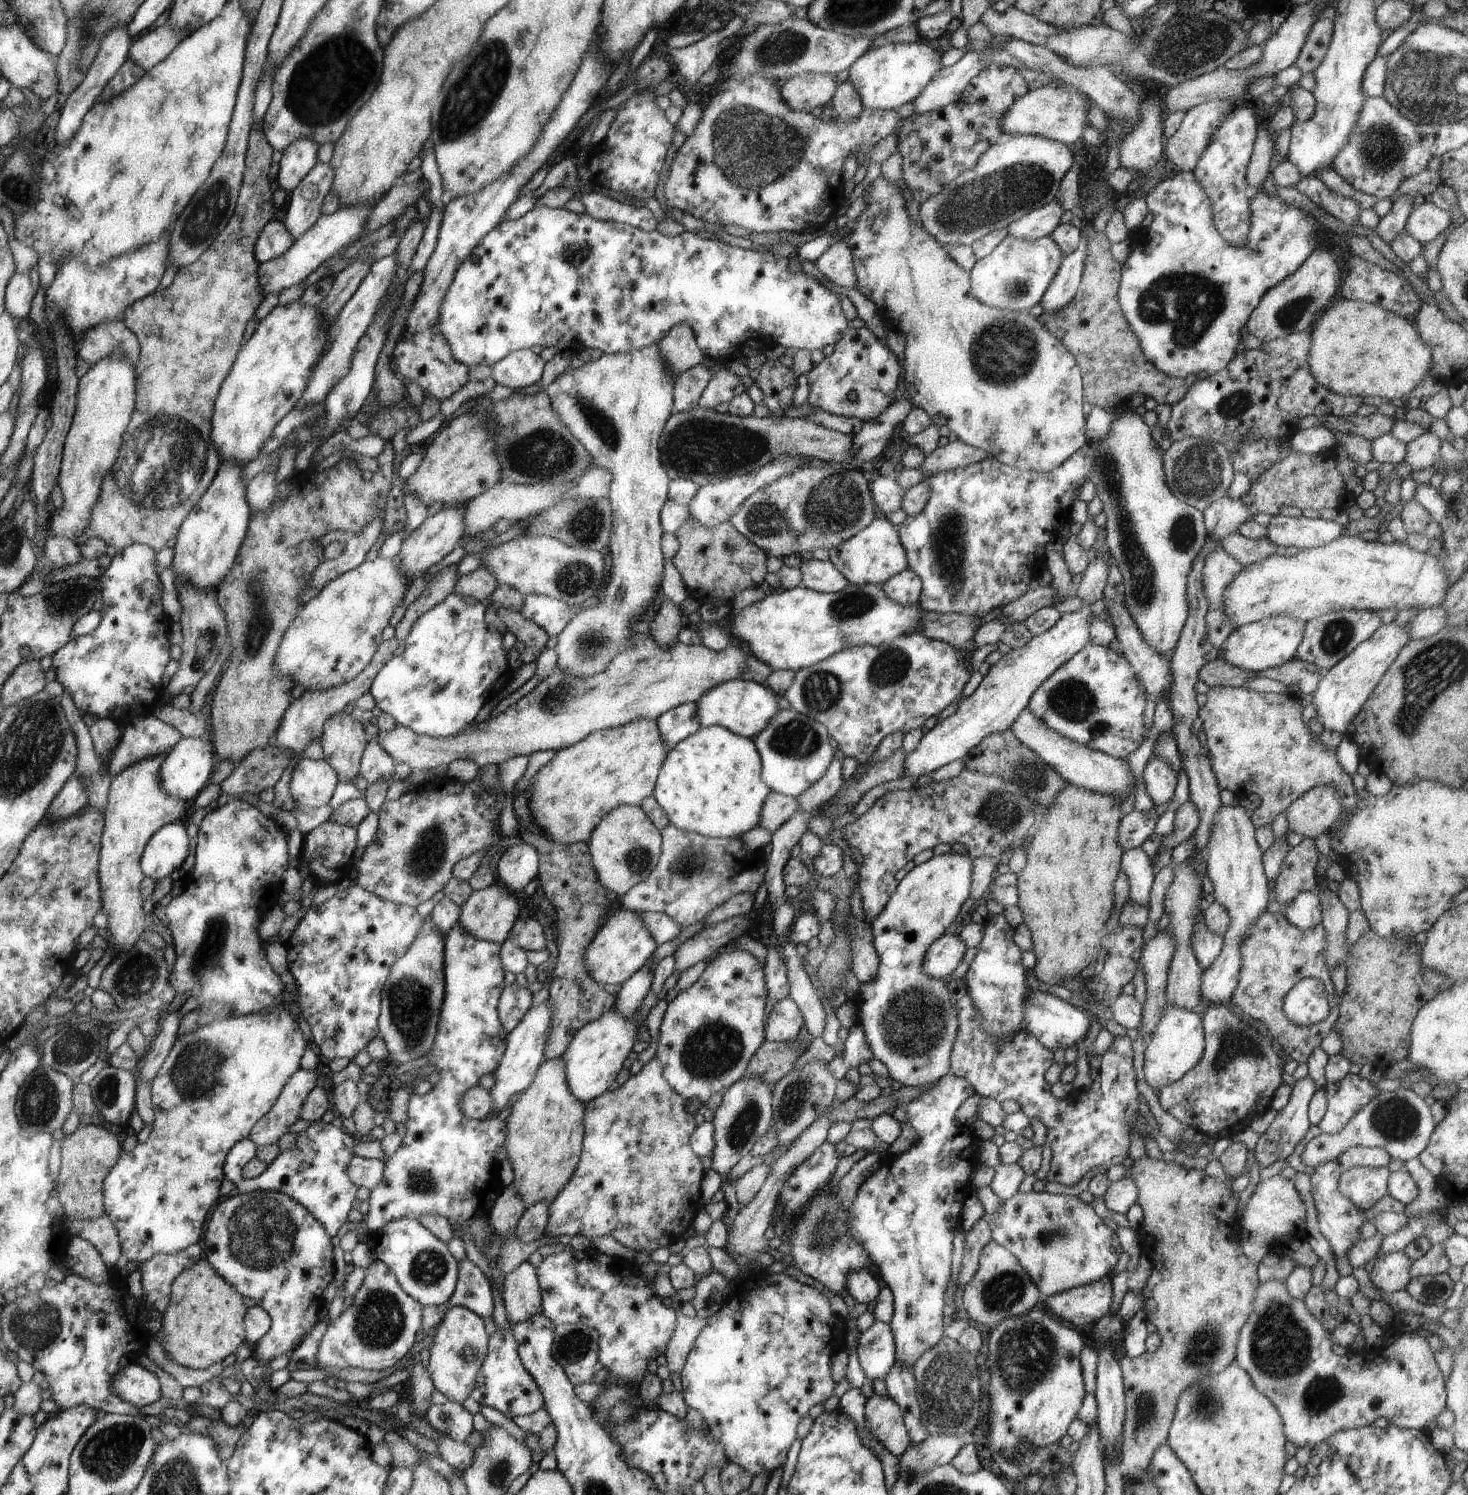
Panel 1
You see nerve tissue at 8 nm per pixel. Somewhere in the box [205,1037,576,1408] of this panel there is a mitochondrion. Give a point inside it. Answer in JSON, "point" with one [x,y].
{"point":[262,1229]}

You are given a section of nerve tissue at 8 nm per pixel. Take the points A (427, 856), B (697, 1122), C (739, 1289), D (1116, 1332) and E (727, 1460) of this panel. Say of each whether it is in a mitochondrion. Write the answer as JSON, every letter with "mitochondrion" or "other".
{"A":"mitochondrion","B":"other","C":"other","D":"other","E":"other"}

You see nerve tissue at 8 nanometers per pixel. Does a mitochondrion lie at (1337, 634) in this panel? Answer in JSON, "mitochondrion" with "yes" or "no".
{"mitochondrion":"yes"}

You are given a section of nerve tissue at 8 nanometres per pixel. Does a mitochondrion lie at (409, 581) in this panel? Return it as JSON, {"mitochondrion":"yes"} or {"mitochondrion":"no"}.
{"mitochondrion":"no"}

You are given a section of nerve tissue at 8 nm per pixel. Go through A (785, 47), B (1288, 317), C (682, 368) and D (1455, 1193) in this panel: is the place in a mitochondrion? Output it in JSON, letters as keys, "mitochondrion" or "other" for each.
{"A":"mitochondrion","B":"mitochondrion","C":"other","D":"other"}

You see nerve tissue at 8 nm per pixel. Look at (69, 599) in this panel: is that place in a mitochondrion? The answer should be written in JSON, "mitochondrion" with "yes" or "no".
{"mitochondrion":"yes"}

